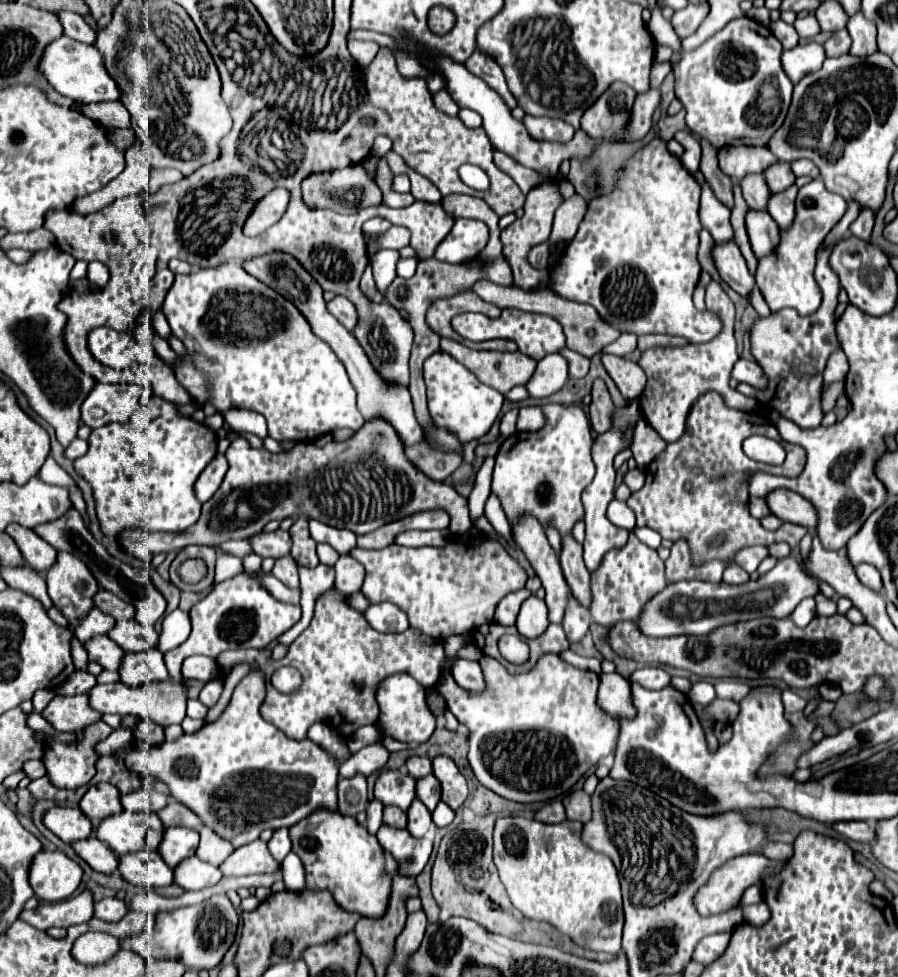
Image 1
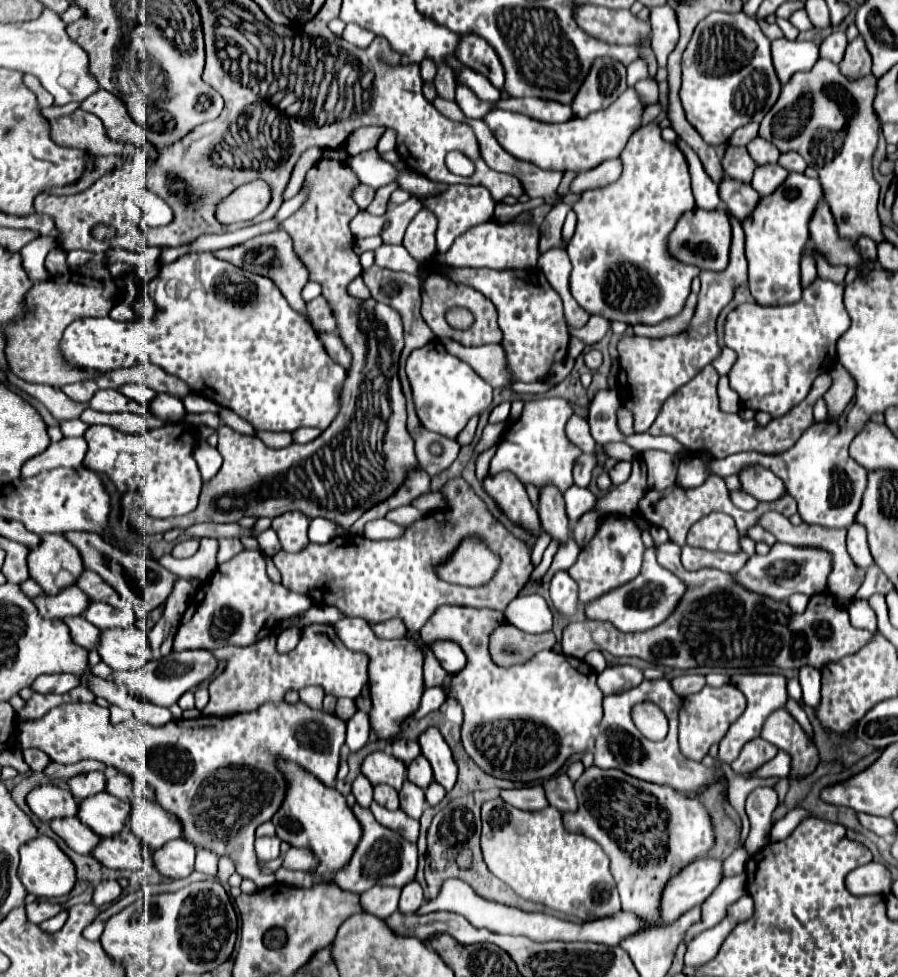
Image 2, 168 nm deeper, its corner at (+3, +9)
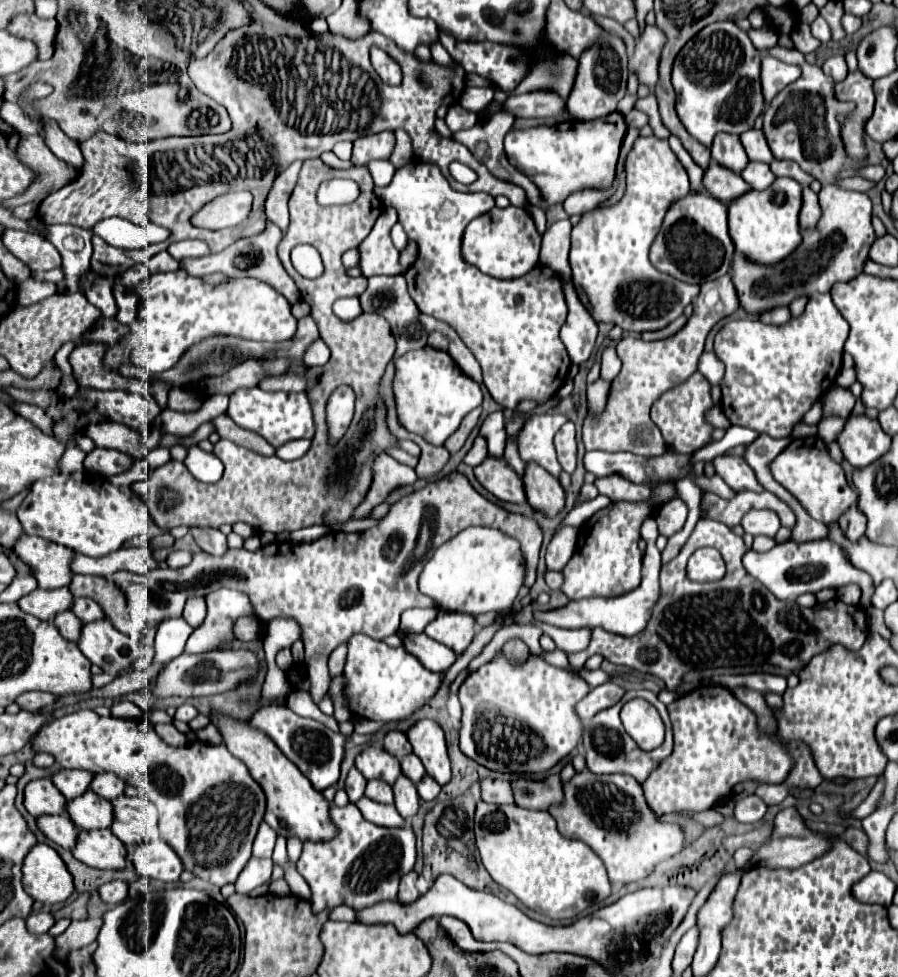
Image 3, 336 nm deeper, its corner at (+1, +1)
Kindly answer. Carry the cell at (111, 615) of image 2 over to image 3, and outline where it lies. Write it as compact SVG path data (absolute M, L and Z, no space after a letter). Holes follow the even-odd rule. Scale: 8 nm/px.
M74 598L74 602L72 602L70 610L72 610L72 612L74 612L74 614L84 622L84 624L104 618L104 616L102 616L100 606L98 606L98 604L94 604L94 602L92 602L92 598Z

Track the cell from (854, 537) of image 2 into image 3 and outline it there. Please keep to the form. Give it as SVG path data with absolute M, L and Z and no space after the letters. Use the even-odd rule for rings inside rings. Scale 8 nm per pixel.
M856 504L850 506L850 510L846 510L846 514L842 514L838 524L846 532L846 538L852 542L856 542L866 532L866 516L858 510Z

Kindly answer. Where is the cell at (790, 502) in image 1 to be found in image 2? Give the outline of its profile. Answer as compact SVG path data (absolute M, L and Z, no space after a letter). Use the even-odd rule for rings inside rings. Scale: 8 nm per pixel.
M750 466L740 472L744 492L758 498L758 502L774 502L786 494L784 482L762 466Z

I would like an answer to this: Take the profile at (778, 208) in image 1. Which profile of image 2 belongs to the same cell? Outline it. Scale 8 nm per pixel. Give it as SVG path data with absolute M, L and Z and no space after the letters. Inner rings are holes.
M770 164L770 166L758 166L752 178L752 188L760 194L760 196L768 196L772 194L772 190L776 190L776 186L780 186L780 182L784 182L784 178L788 178L788 170L784 170L780 164Z

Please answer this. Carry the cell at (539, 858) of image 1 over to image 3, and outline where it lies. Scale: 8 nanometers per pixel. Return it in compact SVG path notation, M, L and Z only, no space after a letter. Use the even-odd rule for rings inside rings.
M478 802L474 818L476 848L480 852L482 864L488 874L506 890L510 890L524 906L544 914L548 918L564 920L574 918L594 902L602 902L610 896L610 882L602 860L592 852L592 848L580 840L568 840L556 830L556 822L548 812L536 812L518 808L516 804L486 804Z

